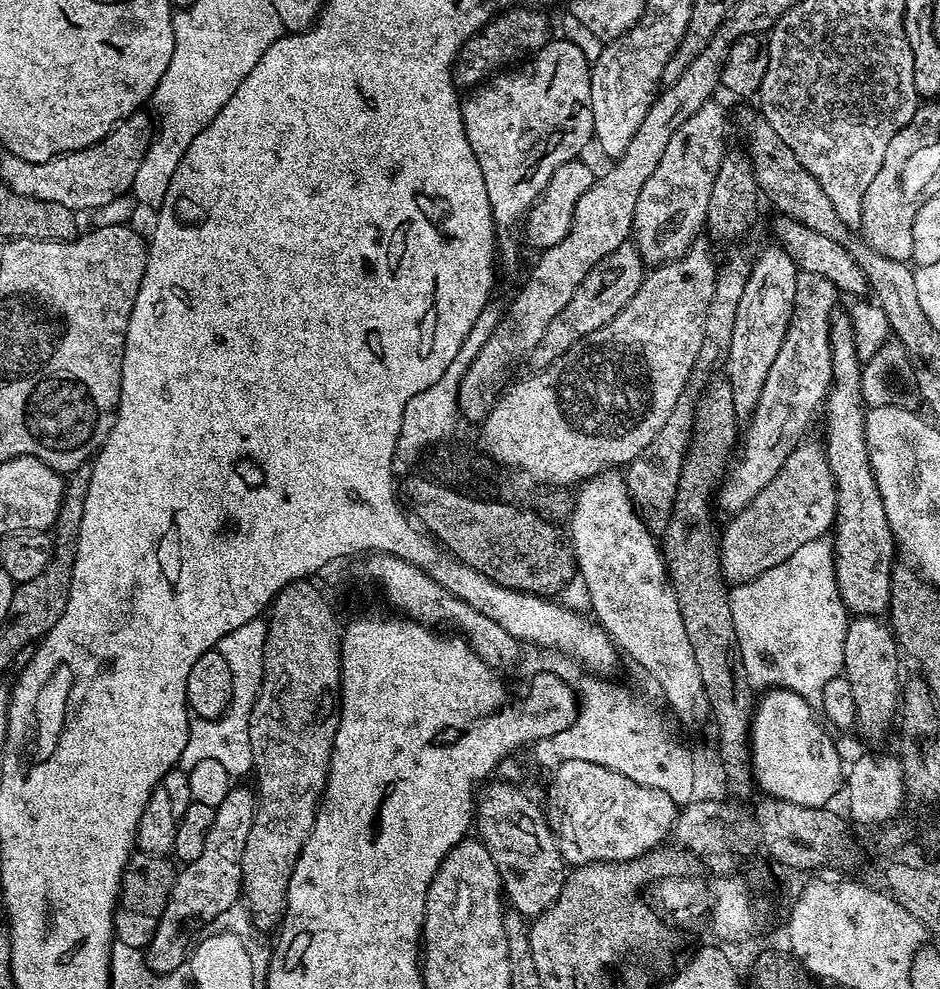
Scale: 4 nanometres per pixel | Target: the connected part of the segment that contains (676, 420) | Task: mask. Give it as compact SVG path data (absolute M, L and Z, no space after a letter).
M685 394L680 397L670 418L666 418L666 426L658 430L654 442L650 442L650 446L646 446L646 450L642 450L642 454L638 454L638 458L634 458L626 466L628 494L632 497L632 504L640 513L641 520L653 534L663 534L668 521L674 515L674 509L677 507L675 504L678 504L684 455L688 452L696 427L696 400L690 396Z

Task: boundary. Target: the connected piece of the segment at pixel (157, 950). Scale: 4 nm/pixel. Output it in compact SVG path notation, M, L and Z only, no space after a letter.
M232 786L229 789L225 800L215 807L214 826L210 826L210 834L206 834L206 847L201 856L177 871L168 904L157 920L152 940L143 953L150 970L172 972L187 965L194 940L192 935L196 936L202 926L236 906L241 899L244 883L242 854L246 850L246 838L250 838L252 819L256 816L257 797L249 788Z

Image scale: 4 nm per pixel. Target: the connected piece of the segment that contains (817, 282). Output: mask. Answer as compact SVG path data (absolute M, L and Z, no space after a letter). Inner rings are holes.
M797 271L796 293L792 317L788 323L778 358L766 374L766 386L755 408L750 413L748 425L743 425L738 440L740 457L732 464L728 477L723 477L718 488L718 504L735 514L743 510L756 494L782 468L786 458L805 439L804 431L816 412L816 407L825 403L832 387L832 355L830 354L830 326L832 314L837 311L838 289L822 276ZM724 484L724 485L723 485Z

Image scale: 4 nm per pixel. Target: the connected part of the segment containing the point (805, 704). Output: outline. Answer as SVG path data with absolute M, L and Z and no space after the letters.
M783 686L769 687L763 693L764 697L757 699L752 714L752 775L761 793L769 797L808 805L811 808L823 808L831 805L836 791L841 791L846 780L846 764L840 761L840 752L834 741L828 737L826 729L820 725L821 717L817 709L809 704L808 700L791 688Z

